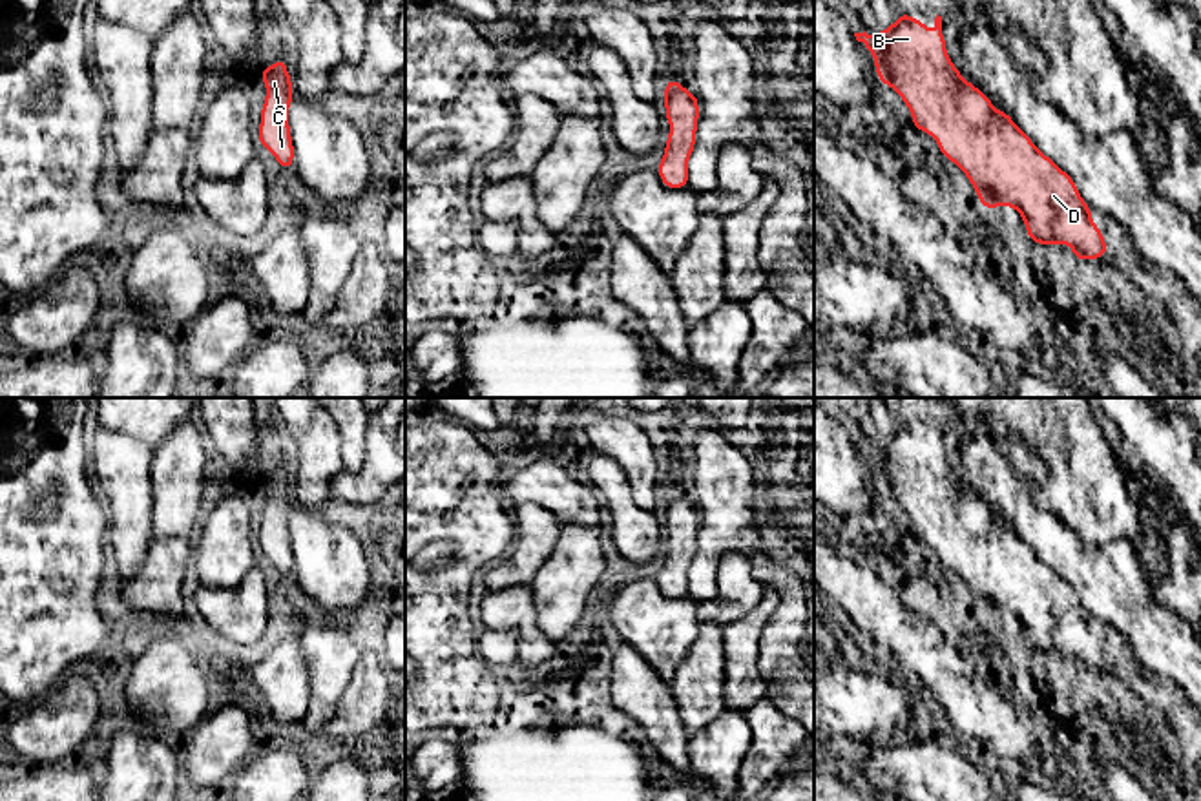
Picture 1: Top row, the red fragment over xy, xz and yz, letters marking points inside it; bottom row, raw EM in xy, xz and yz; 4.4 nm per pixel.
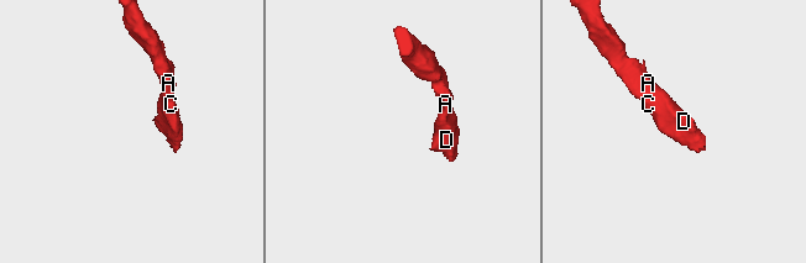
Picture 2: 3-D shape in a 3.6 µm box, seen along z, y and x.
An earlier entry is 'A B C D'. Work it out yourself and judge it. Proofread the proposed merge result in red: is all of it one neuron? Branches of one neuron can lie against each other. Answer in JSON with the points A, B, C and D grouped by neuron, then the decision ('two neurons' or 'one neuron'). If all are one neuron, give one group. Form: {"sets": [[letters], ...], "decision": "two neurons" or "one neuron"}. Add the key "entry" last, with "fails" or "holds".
{"sets": [["A", "B", "C", "D"]], "decision": "one neuron", "entry": "holds"}

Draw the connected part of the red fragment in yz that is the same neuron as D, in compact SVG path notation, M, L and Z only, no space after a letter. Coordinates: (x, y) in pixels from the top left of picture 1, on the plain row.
M898 421L898 429L876 445L854 442L874 465L876 485L898 500L913 524L913 538L936 547L942 566L953 569L973 593L980 615L995 619L1000 613L1015 617L1026 633L1031 651L1071 653L1073 668L1095 670L1108 662L1101 635L1091 631L1091 617L1079 604L1073 588L1011 529L1008 520L997 520L989 505L967 491L949 469L942 442L942 425L929 442L922 429Z

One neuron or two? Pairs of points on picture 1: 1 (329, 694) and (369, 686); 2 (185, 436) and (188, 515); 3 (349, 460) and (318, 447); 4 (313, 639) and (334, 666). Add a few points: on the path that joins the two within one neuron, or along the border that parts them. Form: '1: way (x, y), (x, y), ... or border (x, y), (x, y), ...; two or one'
1: border (362, 655), (334, 716), (323, 727); two
2: way (185, 457), (185, 495); one
3: border (329, 416), (340, 436), (340, 462), (344, 468); two
4: way (320, 646), (331, 659); one

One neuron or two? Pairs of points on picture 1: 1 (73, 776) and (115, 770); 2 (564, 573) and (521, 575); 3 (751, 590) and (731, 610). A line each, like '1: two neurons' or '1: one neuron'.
1: two neurons
2: two neurons
3: one neuron

